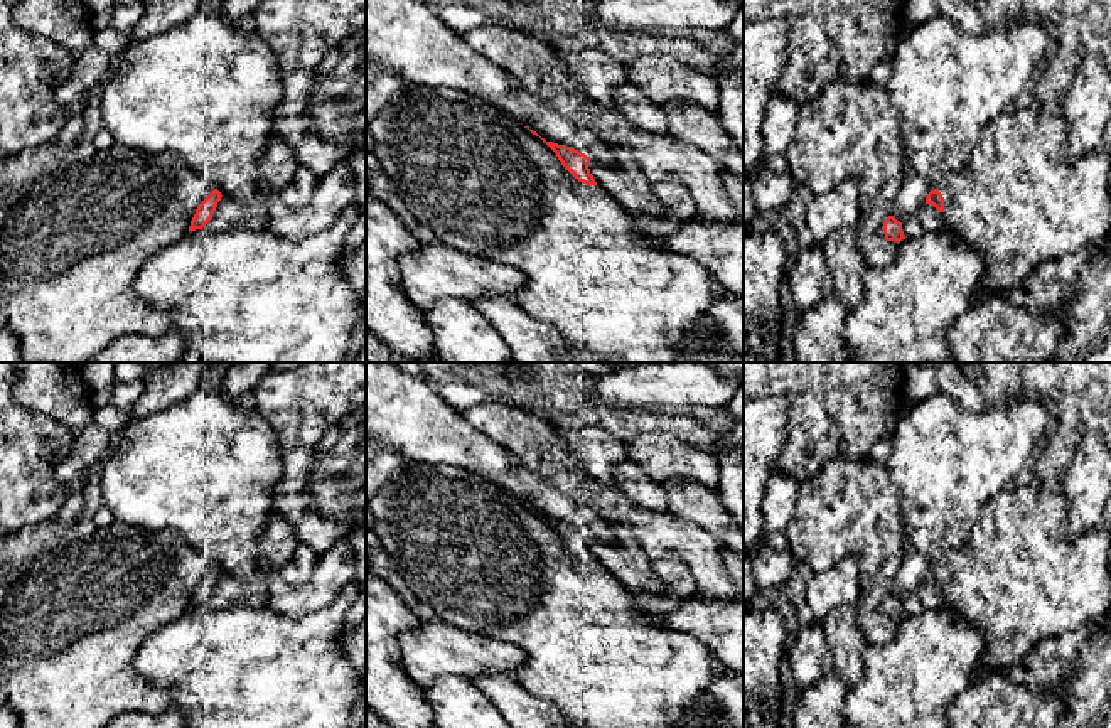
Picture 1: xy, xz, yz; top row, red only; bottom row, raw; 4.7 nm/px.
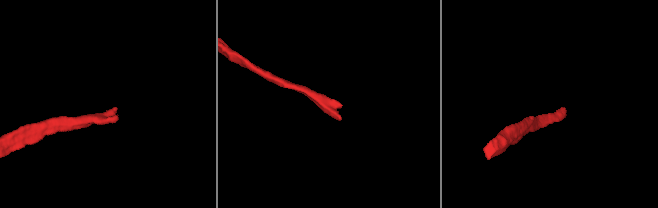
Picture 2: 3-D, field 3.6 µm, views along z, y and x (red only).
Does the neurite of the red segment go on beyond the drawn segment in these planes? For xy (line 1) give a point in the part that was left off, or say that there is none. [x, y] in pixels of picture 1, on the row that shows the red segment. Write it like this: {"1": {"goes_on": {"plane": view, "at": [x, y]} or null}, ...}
{"1": {"goes_on": {"plane": "xy", "at": [228, 214]}}}

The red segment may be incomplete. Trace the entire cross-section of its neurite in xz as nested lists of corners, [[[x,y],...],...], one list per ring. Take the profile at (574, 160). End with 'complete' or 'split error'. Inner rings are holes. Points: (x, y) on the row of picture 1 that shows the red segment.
[[[541,140],[578,182],[600,185],[631,214],[661,216],[661,204],[652,195],[652,182],[639,169],[600,163],[573,147]]]; split error

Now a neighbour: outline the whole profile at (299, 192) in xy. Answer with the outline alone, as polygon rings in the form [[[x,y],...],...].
[[[298,167],[295,179],[276,192],[280,202],[290,209],[303,207],[310,202],[319,177],[305,169]]]

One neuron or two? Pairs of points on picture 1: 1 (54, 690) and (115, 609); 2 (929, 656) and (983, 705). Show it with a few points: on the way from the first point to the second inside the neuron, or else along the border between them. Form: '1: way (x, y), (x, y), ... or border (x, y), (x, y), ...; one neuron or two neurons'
1: way (64, 669), (64, 659), (95, 629); one neuron
2: border (978, 673), (949, 710); two neurons

